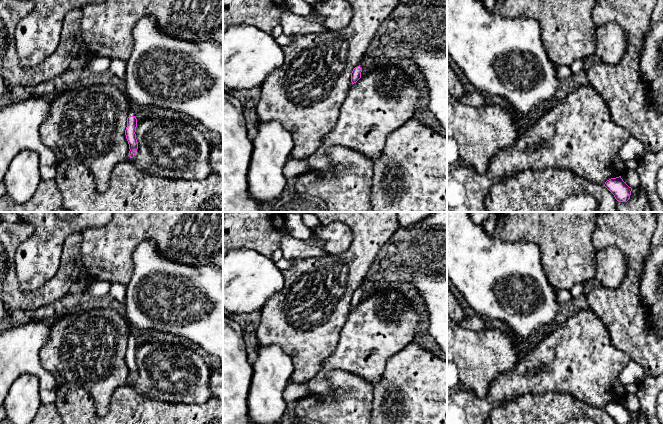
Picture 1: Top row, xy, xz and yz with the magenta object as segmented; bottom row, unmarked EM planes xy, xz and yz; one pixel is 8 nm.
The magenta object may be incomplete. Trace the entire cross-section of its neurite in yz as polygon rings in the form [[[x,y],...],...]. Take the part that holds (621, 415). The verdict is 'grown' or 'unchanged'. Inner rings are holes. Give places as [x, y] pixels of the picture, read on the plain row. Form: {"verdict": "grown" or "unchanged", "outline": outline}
{"verdict": "unchanged", "outline": [[[621,400],[607,404],[604,410],[614,419],[616,424],[630,423],[632,412],[623,405]]]}

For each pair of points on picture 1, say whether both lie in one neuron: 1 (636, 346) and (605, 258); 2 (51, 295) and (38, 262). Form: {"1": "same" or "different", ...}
{"1": "different", "2": "different"}

